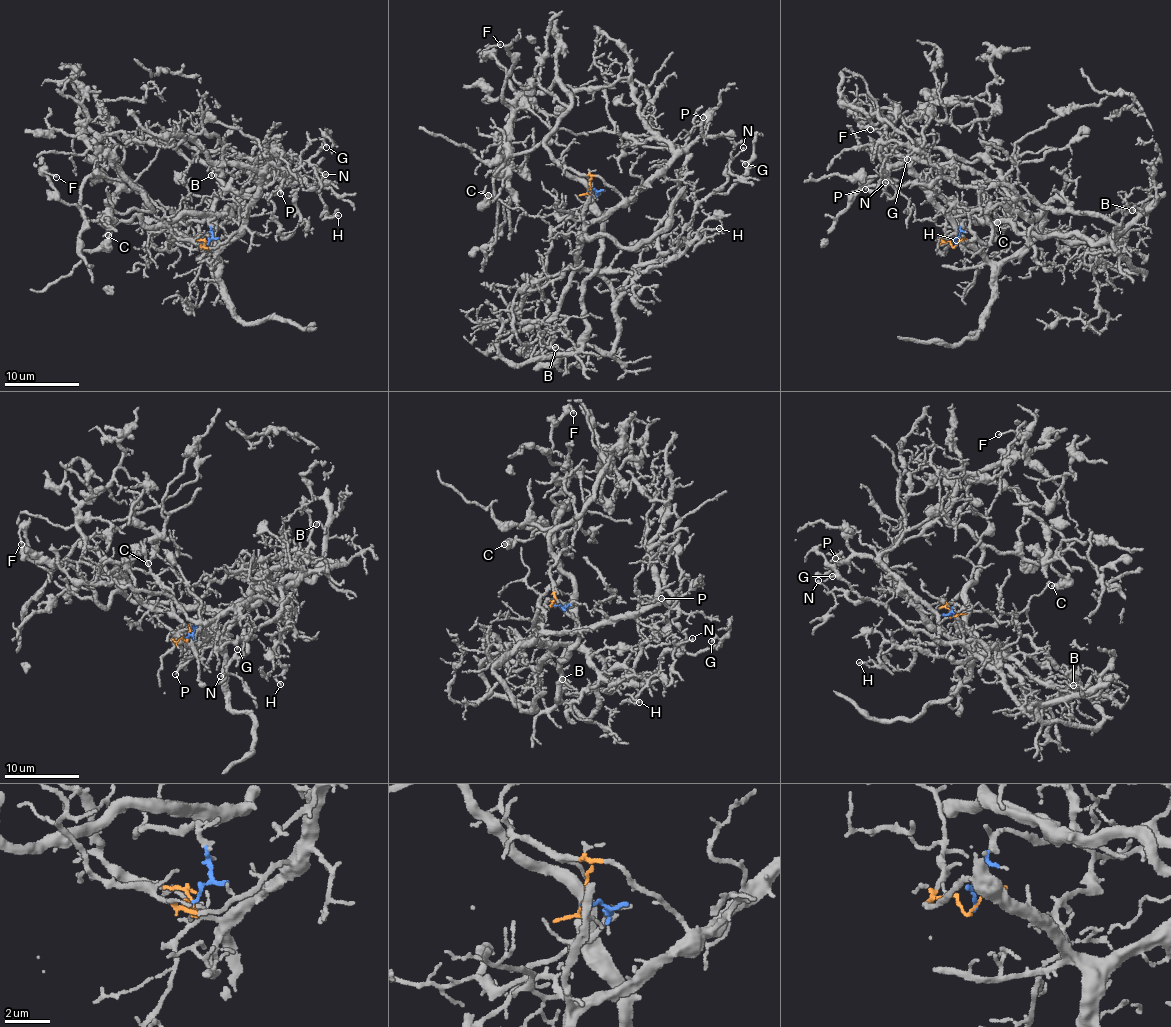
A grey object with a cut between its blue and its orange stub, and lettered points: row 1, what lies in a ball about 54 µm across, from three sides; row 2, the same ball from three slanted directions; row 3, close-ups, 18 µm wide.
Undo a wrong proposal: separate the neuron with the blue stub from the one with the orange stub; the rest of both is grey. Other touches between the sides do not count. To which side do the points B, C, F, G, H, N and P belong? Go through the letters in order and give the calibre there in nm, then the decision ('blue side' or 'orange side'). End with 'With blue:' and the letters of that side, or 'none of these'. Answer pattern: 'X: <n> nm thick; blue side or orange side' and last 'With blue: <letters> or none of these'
B: 140 nm thick; blue side
C: 240 nm thick; blue side
F: 140 nm thick; orange side
G: 110 nm thick; blue side
H: 130 nm thick; orange side
N: 120 nm thick; blue side
P: 160 nm thick; orange side
With blue: B, C, G, N

